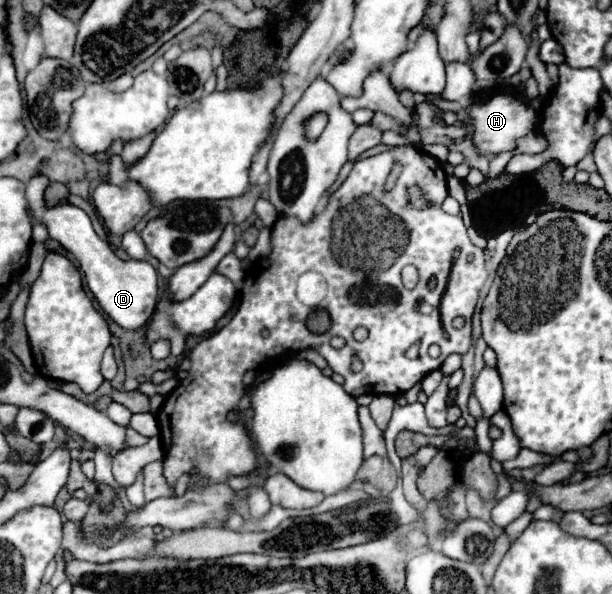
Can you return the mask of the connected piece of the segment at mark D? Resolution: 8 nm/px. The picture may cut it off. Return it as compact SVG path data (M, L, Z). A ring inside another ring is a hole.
M44 174L32 176L26 184L26 200L32 212L32 218L48 228L50 238L58 240L74 258L80 262L80 270L84 274L86 286L92 290L102 310L122 328L138 330L154 312L158 302L158 272L152 264L144 260L120 260L112 248L94 232L90 216L72 204L56 204L46 206L44 192L48 186L48 178Z

